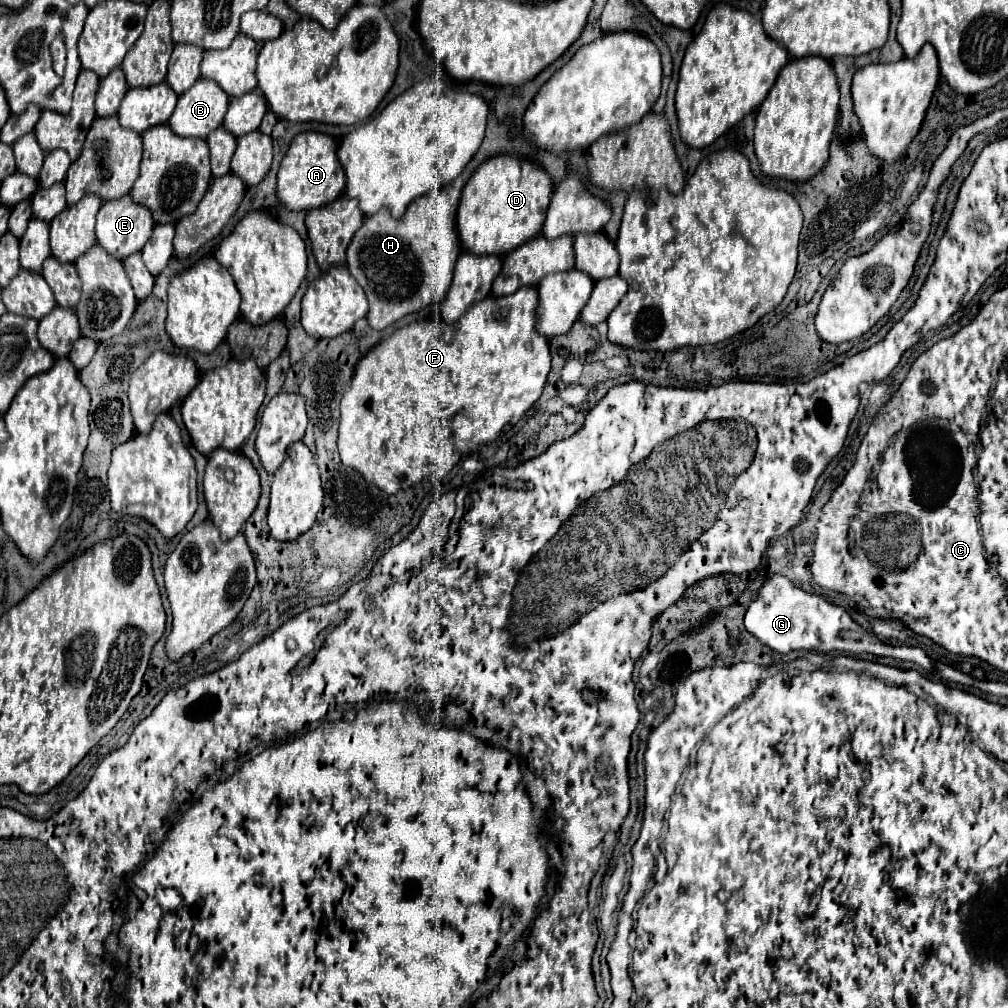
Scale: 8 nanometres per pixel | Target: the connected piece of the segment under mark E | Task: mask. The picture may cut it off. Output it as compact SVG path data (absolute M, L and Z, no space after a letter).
M128 194L122 198L116 198L116 200L104 202L98 216L96 216L98 244L118 260L124 260L126 256L134 254L134 252L140 252L142 246L146 244L146 240L150 238L152 228L154 228L154 220L150 216L150 210L134 204Z

